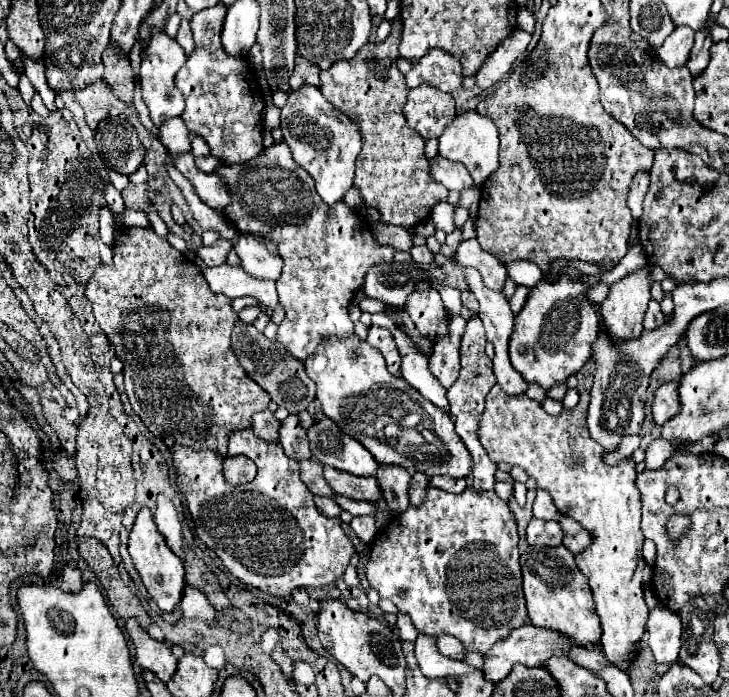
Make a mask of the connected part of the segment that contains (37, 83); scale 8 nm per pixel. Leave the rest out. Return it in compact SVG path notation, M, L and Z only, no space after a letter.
M25 56L25 76L31 80L31 84L35 86L37 94L43 98L43 104L45 104L51 112L57 110L57 108L55 108L55 96L57 96L57 92L51 90L49 84L47 84L43 62L33 62L33 60L29 60L29 58Z

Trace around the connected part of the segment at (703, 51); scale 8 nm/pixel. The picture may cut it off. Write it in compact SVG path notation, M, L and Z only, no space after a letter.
M697 32L695 34L695 46L691 50L691 56L689 56L689 62L685 64L691 72L693 78L697 78L709 64L709 48L711 48L711 38L705 34L705 32Z

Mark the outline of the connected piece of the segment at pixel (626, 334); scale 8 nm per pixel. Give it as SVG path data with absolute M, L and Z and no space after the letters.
M651 264L651 266L645 266L645 268L627 274L623 280L615 282L609 288L609 296L607 296L607 300L601 302L599 312L607 324L607 332L613 340L629 340L629 338L641 336L641 332L644 330L645 310L647 310L649 300L651 300L651 282L661 282L663 278L667 277L665 272L661 272L661 268Z

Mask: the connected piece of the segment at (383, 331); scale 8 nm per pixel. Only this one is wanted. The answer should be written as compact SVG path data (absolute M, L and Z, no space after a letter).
M369 326L369 336L367 336L367 342L371 346L375 346L387 360L387 368L393 376L399 376L399 352L397 352L397 346L395 346L395 340L391 336L391 332L387 328L379 328L379 326Z

